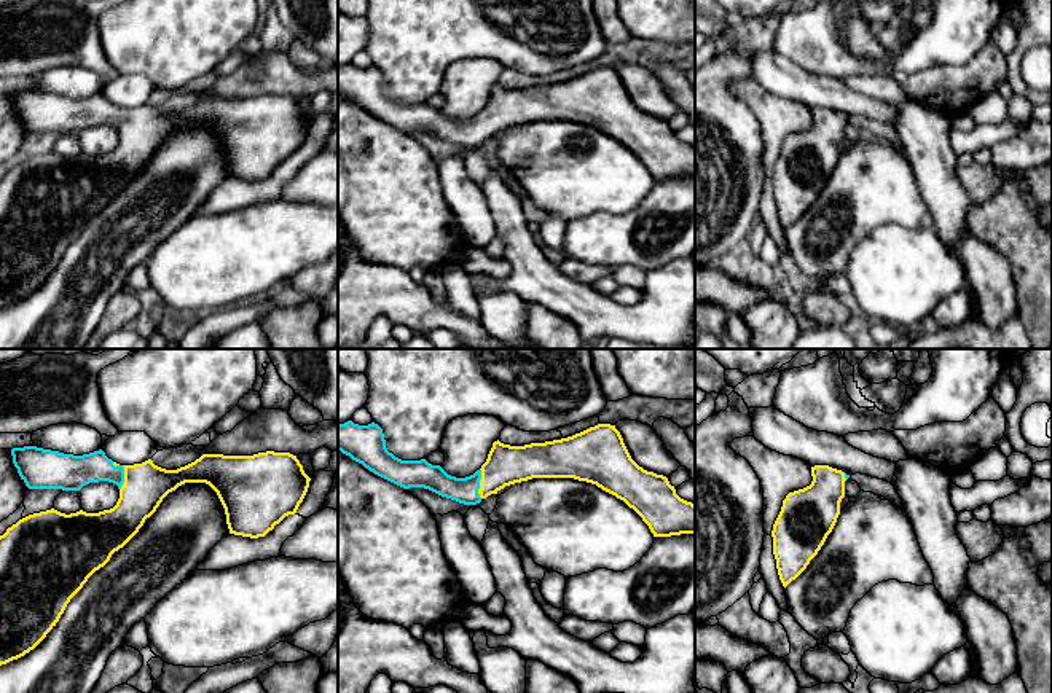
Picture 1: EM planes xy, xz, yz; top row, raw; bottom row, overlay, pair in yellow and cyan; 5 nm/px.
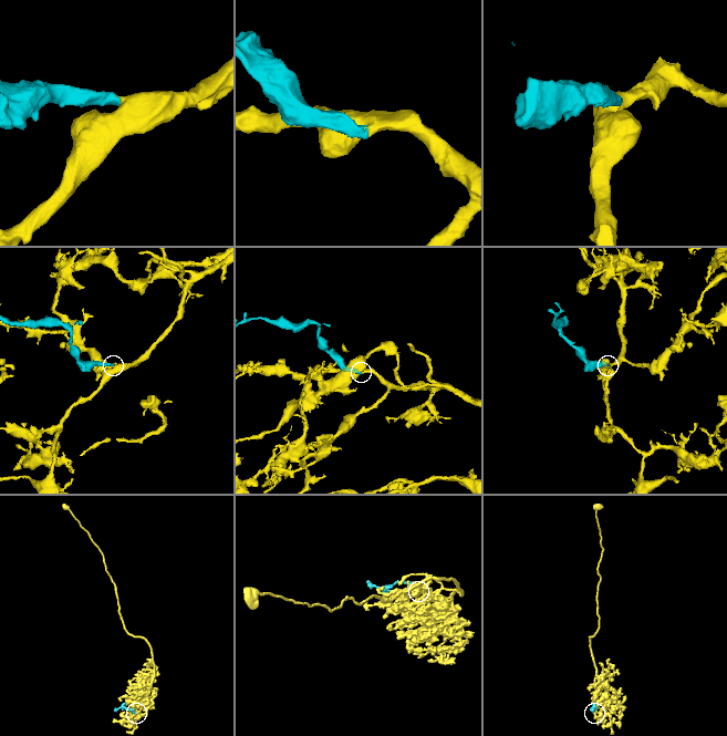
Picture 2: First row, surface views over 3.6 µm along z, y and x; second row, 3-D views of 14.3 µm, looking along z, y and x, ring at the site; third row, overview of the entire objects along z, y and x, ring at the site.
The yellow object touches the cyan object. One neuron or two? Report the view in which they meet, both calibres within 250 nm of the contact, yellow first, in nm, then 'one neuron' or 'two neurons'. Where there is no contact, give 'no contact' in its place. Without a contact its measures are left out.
xz | 200/130 nm | one neuron

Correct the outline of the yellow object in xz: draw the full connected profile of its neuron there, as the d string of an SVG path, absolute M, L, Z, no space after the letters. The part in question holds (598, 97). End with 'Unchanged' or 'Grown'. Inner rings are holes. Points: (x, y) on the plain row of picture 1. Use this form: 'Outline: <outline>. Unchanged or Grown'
Outline: M352 64L338 67L338 94L403 132L424 131L464 148L477 148L505 129L532 121L574 121L596 127L623 143L642 161L654 180L695 177L695 148L681 142L666 119L639 110L631 102L620 75L610 67L598 67L567 81L524 89L510 89L497 83L481 112L465 121L451 119L440 108L432 108L426 102L402 104L395 100L387 94L383 72L375 65L368 69Z. Grown

